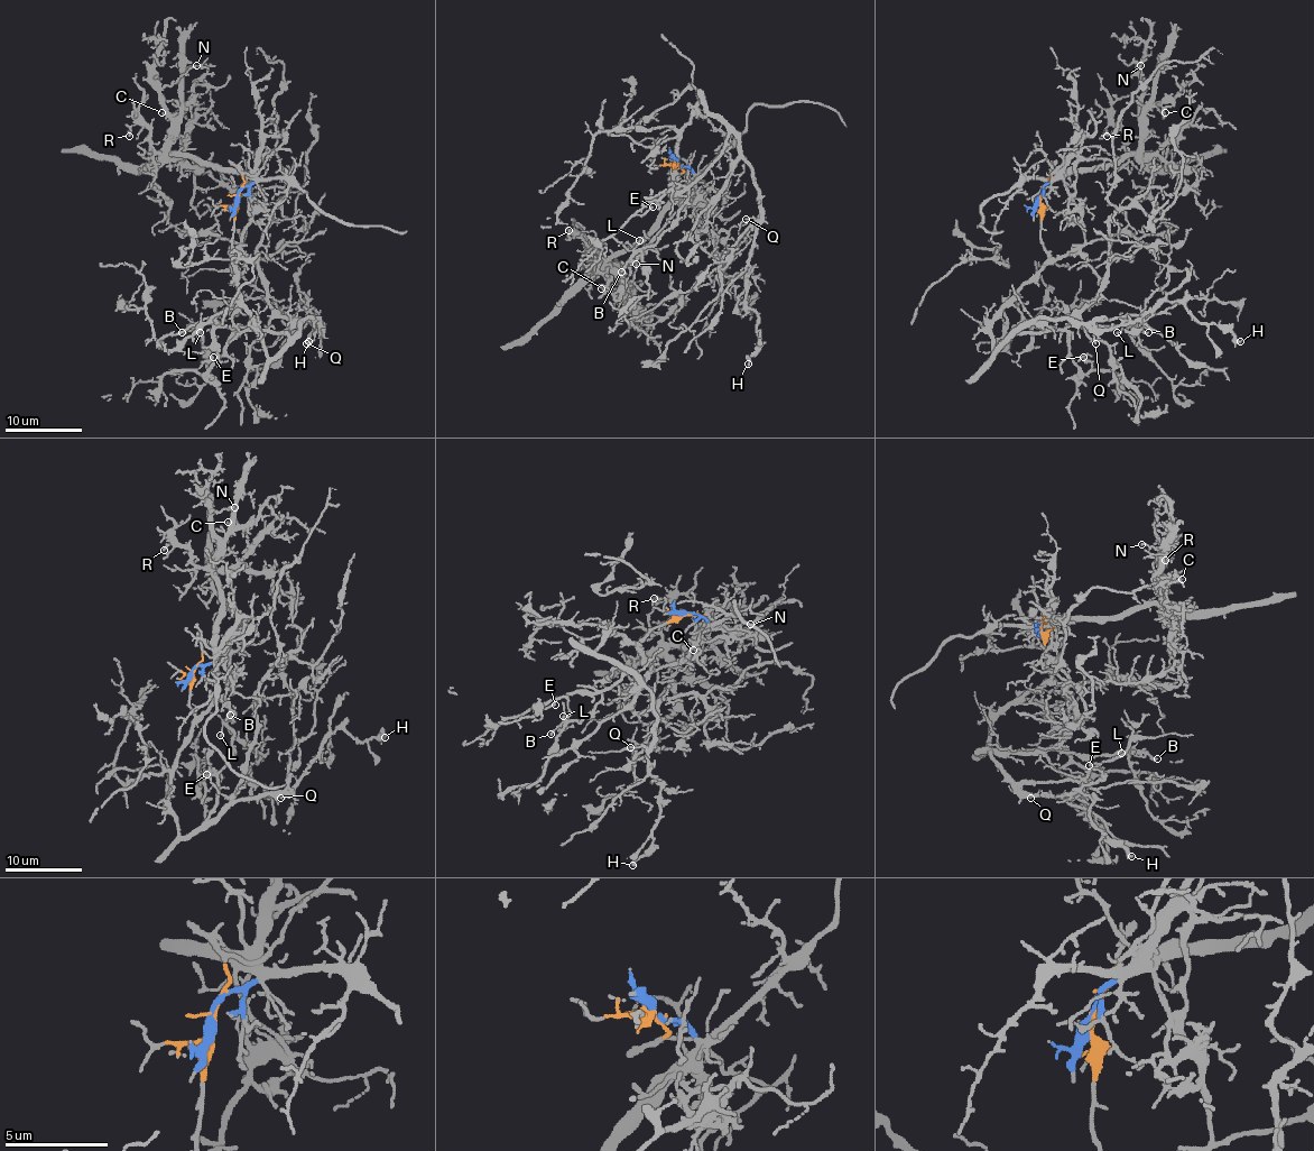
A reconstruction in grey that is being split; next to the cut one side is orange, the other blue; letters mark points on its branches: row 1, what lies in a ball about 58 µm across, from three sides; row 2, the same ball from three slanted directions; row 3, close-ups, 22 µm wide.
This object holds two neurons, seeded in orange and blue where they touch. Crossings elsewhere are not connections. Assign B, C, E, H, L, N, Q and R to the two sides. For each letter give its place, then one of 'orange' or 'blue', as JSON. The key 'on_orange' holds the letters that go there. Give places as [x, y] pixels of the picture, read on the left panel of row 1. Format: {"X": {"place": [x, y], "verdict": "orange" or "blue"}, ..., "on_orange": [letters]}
{"B": {"place": [182, 332], "verdict": "orange"}, "C": {"place": [162, 112], "verdict": "blue"}, "E": {"place": [213, 357], "verdict": "orange"}, "H": {"place": [308, 341], "verdict": "orange"}, "L": {"place": [200, 332], "verdict": "orange"}, "N": {"place": [196, 65], "verdict": "blue"}, "Q": {"place": [306, 343], "verdict": "orange"}, "R": {"place": [129, 136], "verdict": "blue"}, "on_orange": ["B", "E", "H", "L", "Q"]}

